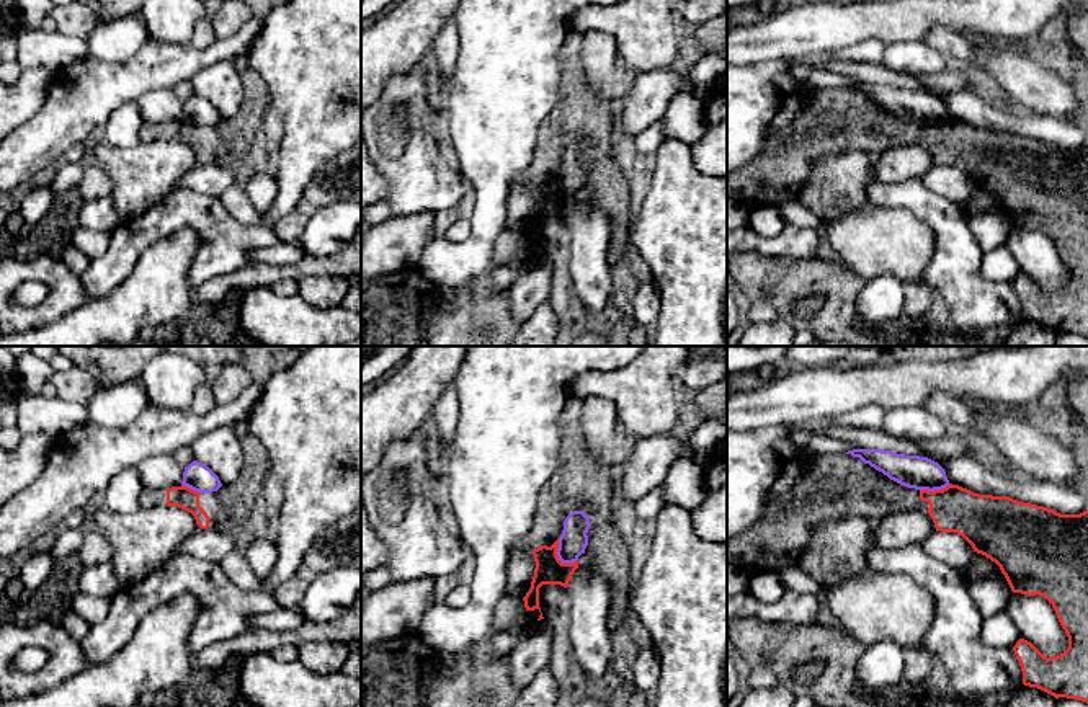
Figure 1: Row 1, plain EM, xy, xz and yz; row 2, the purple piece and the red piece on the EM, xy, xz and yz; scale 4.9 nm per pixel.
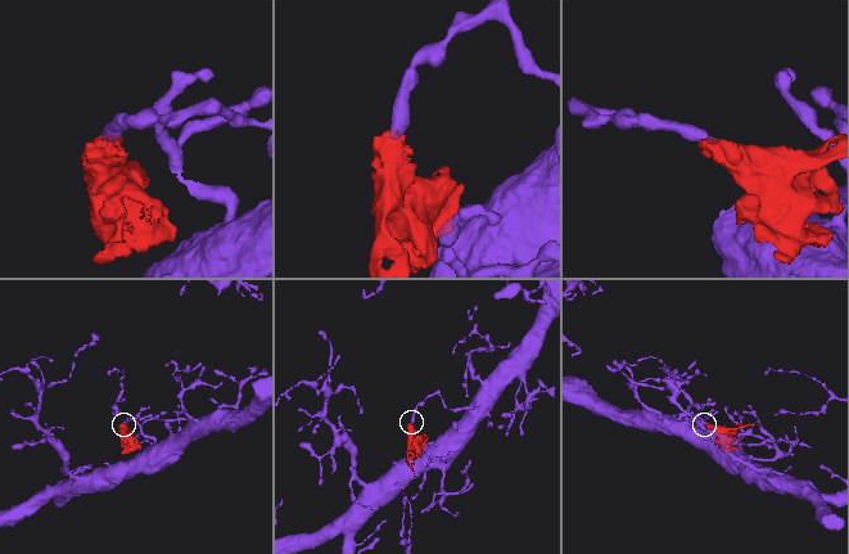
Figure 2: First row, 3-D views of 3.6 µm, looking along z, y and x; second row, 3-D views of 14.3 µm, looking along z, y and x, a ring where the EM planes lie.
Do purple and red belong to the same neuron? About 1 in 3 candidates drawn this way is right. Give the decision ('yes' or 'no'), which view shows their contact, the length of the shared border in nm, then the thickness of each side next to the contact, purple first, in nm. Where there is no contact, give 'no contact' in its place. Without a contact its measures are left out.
no | xz | 150 nm | 140/140 nm

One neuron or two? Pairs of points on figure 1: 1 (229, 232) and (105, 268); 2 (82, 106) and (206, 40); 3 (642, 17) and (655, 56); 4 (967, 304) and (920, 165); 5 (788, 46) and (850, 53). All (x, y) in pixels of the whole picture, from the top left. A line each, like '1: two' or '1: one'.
1: one
2: two
3: one
4: two
5: two

